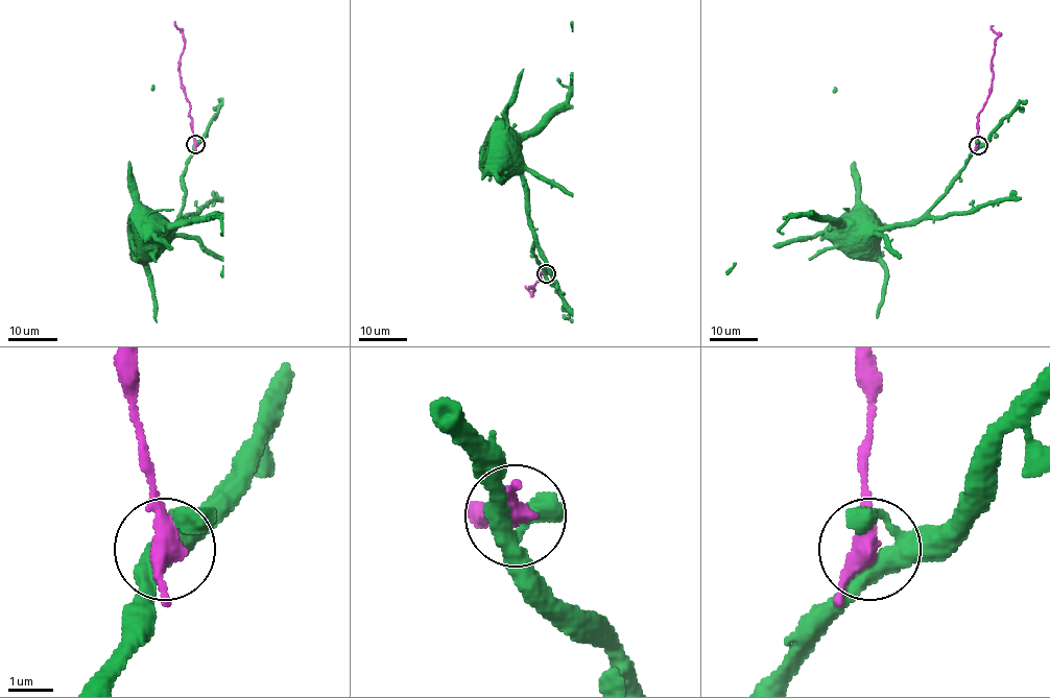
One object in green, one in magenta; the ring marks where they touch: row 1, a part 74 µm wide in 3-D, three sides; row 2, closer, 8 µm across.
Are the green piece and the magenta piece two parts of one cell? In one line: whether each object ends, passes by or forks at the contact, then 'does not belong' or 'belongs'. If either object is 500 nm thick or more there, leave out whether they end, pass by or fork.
green forks | magenta passes by | belongs

